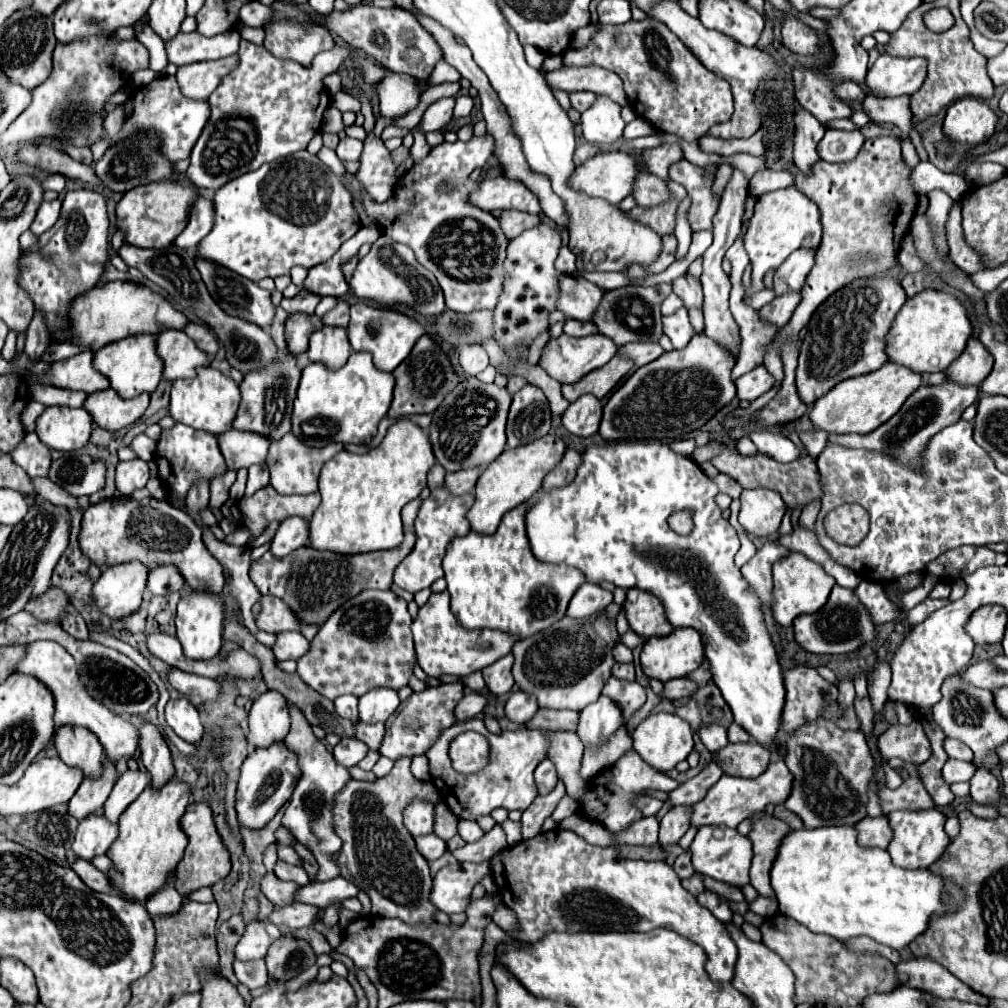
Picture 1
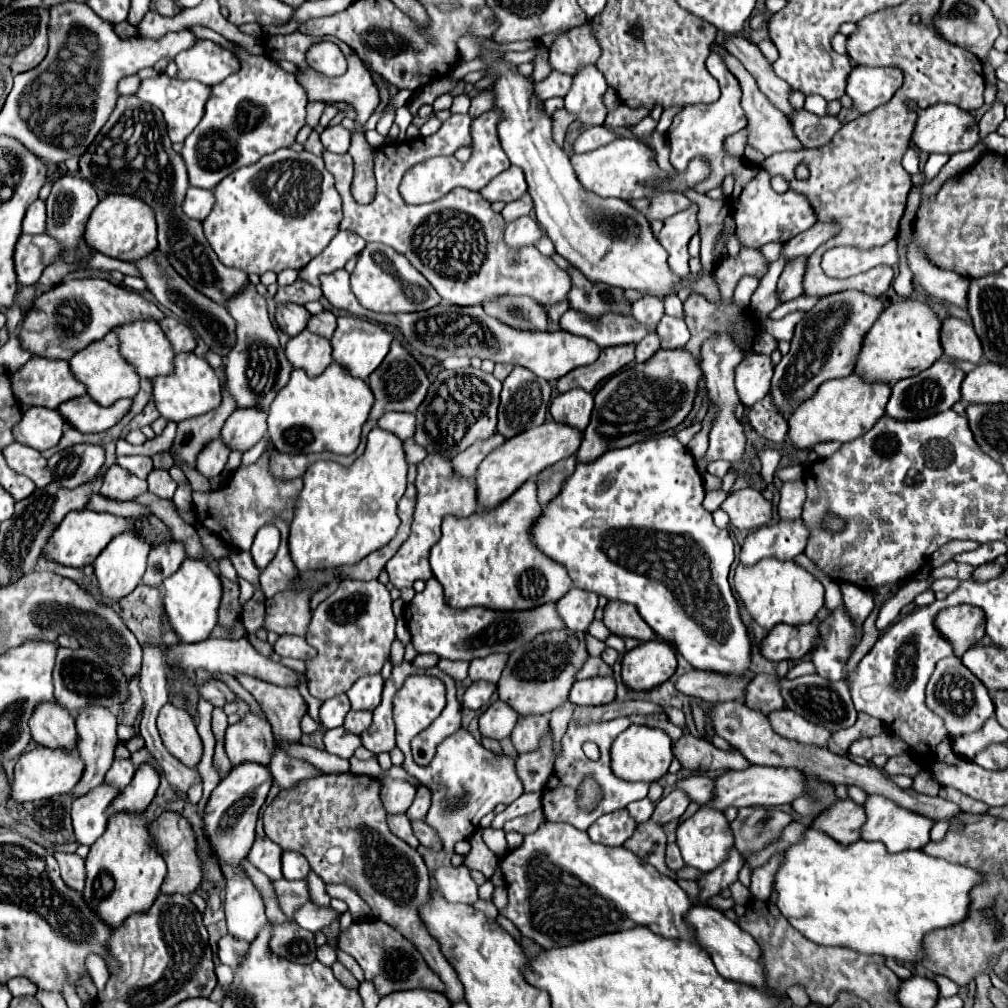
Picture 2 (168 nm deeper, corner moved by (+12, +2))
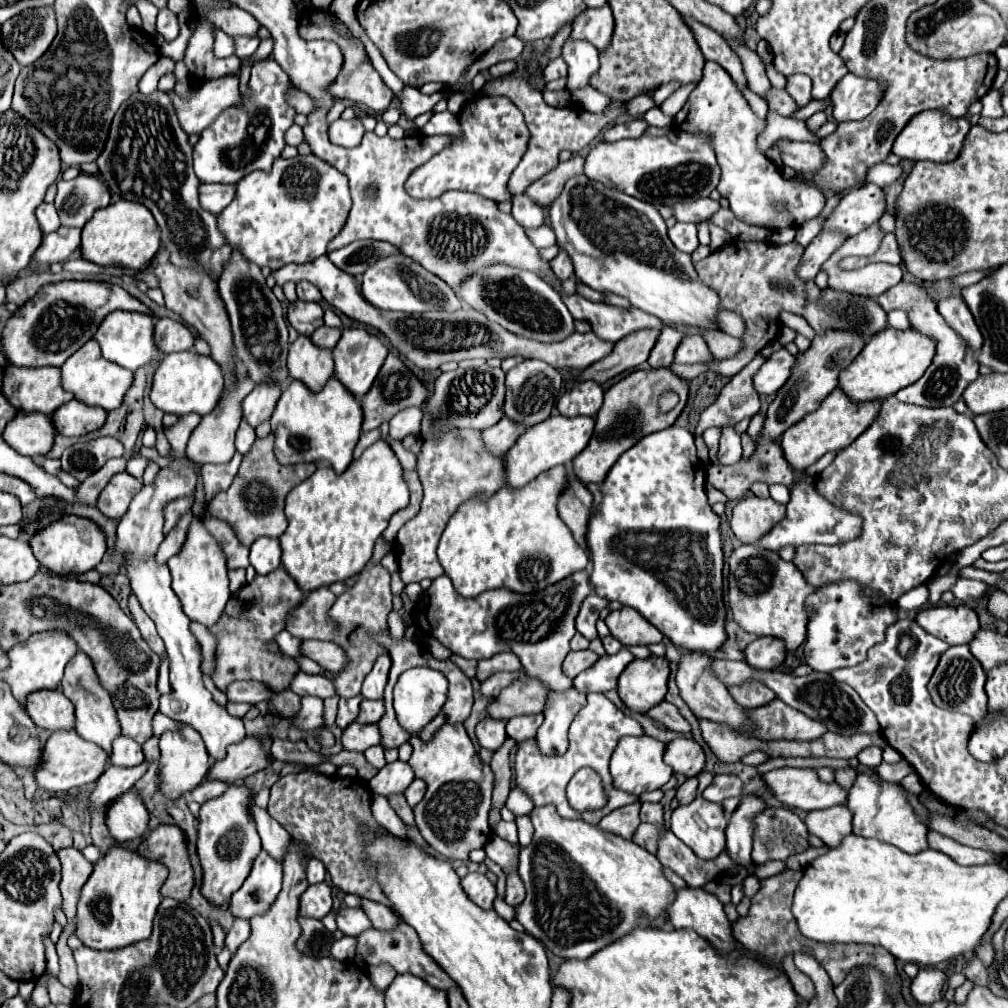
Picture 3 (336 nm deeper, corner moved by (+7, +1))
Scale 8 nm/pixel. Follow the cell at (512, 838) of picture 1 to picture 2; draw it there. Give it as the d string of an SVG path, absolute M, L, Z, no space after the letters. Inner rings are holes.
M537 809L537 811L529 813L529 815L515 817L515 819L507 821L507 823L503 825L503 831L505 831L505 833L519 831L519 833L527 835L527 833L533 833L533 831L537 831L537 827L539 827L543 821L545 821L545 817L543 817L543 811L541 811L541 809Z

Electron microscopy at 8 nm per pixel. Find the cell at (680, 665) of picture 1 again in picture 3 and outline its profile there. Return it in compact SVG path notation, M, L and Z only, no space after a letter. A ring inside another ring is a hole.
M652 656L648 660L632 660L620 674L618 696L634 712L648 712L666 696L668 660Z

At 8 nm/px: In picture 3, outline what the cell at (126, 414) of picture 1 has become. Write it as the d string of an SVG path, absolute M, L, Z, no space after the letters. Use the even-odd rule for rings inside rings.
M70 400L52 414L52 422L62 436L84 436L106 422L106 410Z

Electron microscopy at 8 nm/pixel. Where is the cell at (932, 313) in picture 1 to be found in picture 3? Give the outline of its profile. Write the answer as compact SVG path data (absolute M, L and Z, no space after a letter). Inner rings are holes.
M886 328L878 334L874 334L862 352L854 358L854 362L840 372L838 388L848 394L852 402L870 402L870 400L886 400L888 396L894 396L898 390L910 386L916 382L924 370L932 364L932 358L936 354L936 344L932 338L916 332L914 328L908 328L904 332Z

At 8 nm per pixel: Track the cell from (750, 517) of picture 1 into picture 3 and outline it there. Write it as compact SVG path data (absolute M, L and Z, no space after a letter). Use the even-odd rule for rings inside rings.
M746 496L736 504L730 528L742 544L756 544L776 522L784 518L784 510L786 506L774 502L772 498Z

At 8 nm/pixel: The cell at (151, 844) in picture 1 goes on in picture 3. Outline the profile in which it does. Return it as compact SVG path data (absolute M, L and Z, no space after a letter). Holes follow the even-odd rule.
M122 846L112 848L96 862L78 900L76 936L84 946L96 950L118 950L132 942L146 940L152 934L152 920L162 902L160 888L168 876L168 868L160 862L142 858Z

